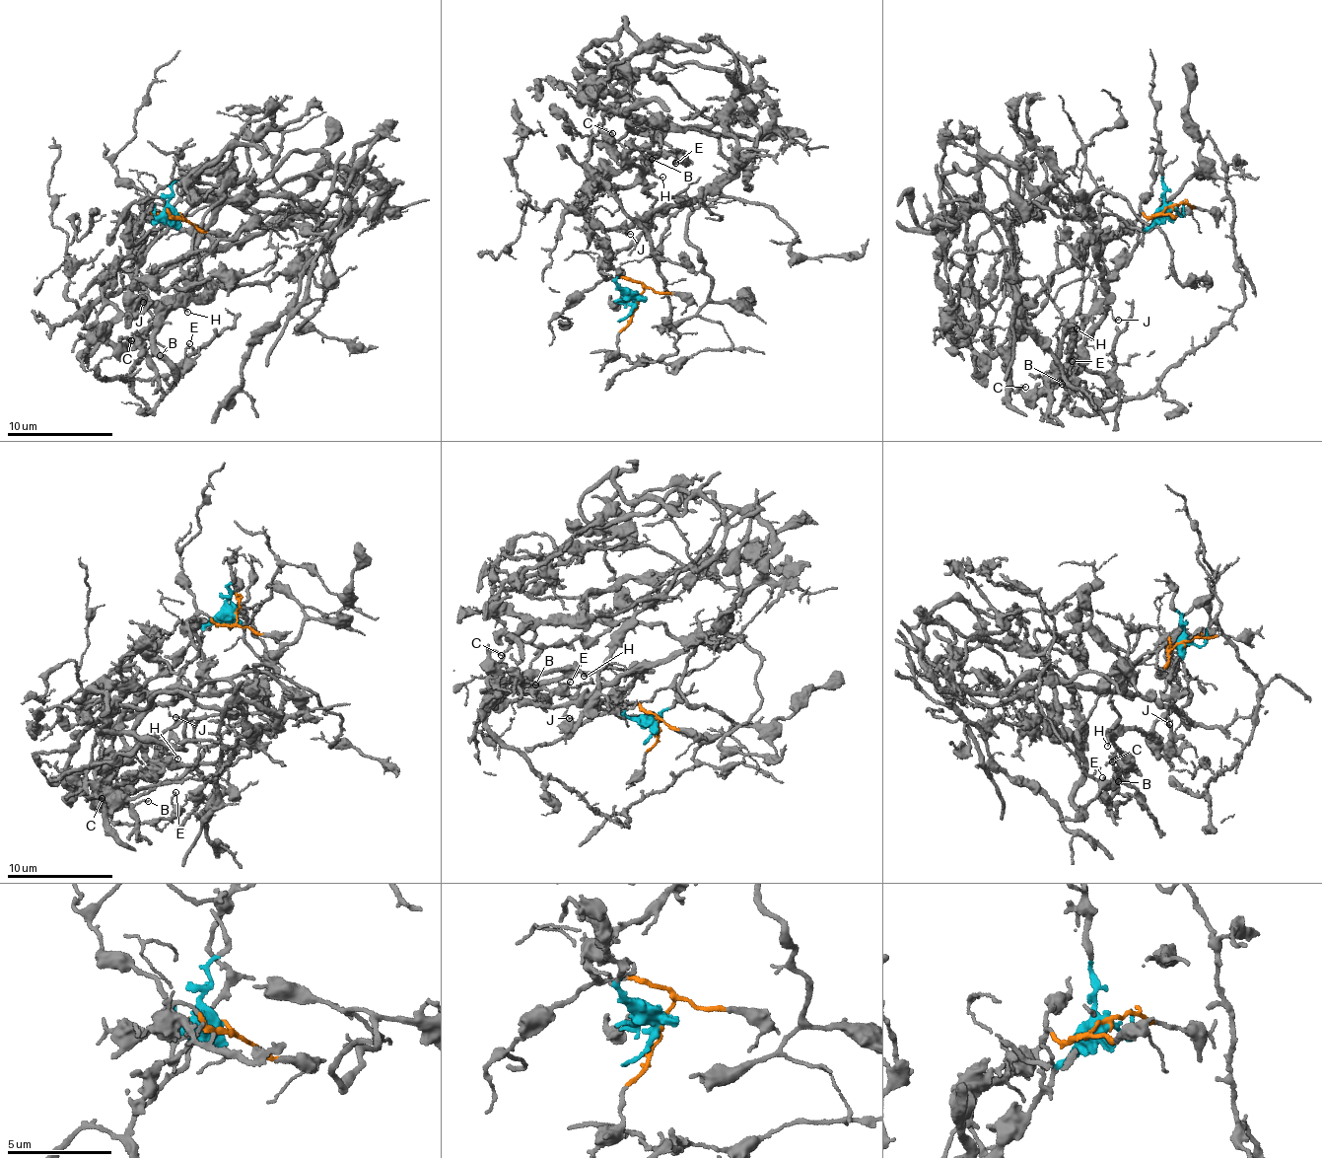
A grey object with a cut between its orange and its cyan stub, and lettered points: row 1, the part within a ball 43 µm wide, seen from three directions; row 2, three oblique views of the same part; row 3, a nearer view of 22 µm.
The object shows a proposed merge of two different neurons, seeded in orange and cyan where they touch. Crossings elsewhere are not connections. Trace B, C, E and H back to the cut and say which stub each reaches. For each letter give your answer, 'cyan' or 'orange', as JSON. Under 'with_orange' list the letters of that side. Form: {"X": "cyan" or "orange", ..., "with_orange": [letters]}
{"B": "cyan", "C": "cyan", "E": "cyan", "H": "cyan", "with_orange": []}

